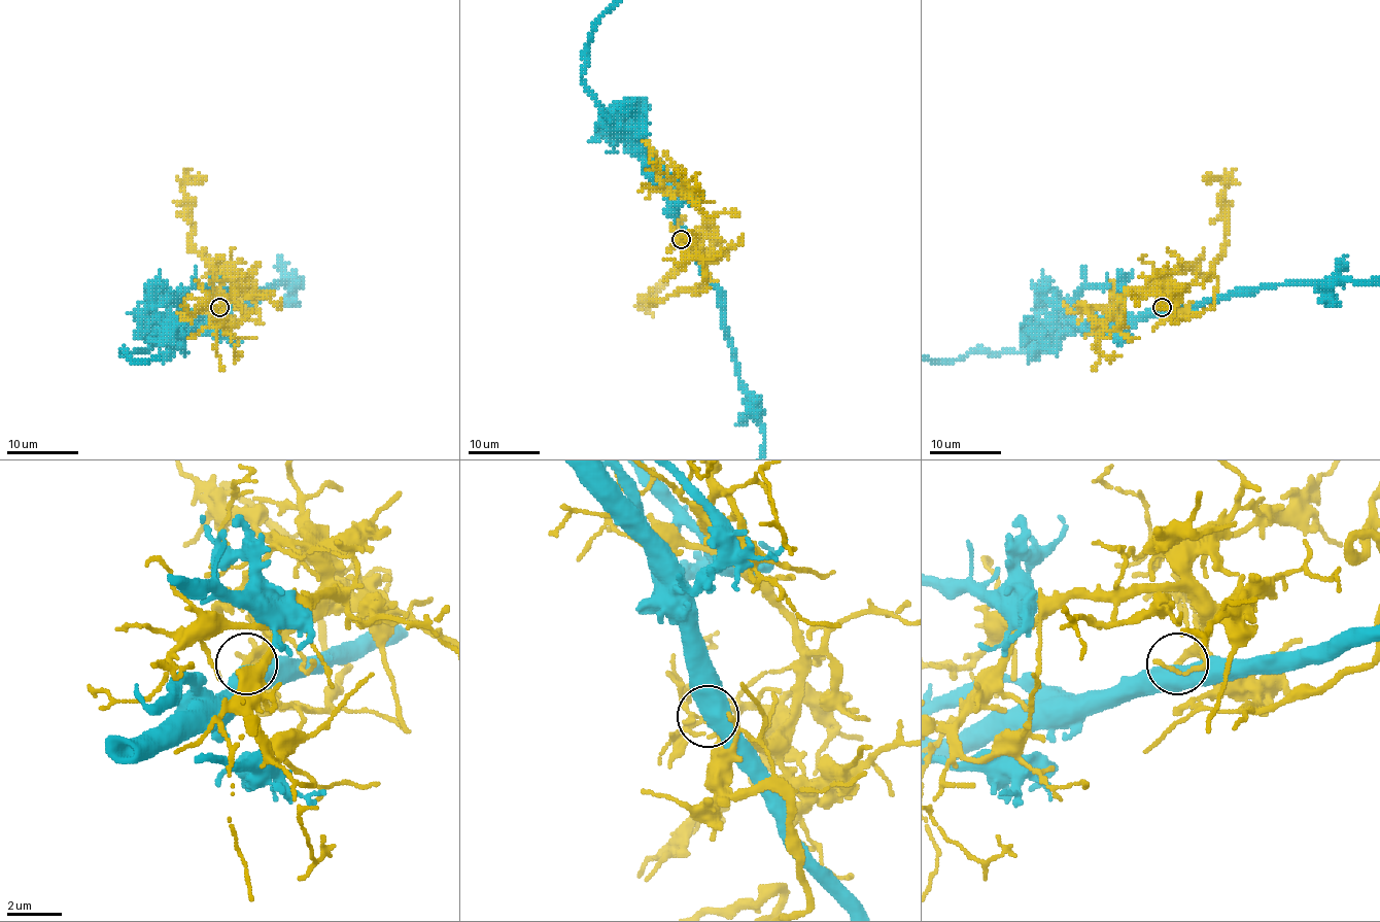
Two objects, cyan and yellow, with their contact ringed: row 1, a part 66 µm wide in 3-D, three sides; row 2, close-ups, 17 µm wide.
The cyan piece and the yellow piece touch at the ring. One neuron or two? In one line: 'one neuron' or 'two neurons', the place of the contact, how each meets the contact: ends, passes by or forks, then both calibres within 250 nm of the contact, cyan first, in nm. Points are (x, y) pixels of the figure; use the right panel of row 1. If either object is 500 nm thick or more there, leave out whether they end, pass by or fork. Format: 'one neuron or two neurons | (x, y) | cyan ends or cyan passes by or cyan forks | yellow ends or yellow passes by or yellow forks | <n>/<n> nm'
two neurons | (1162, 307) | 500/240 nm

